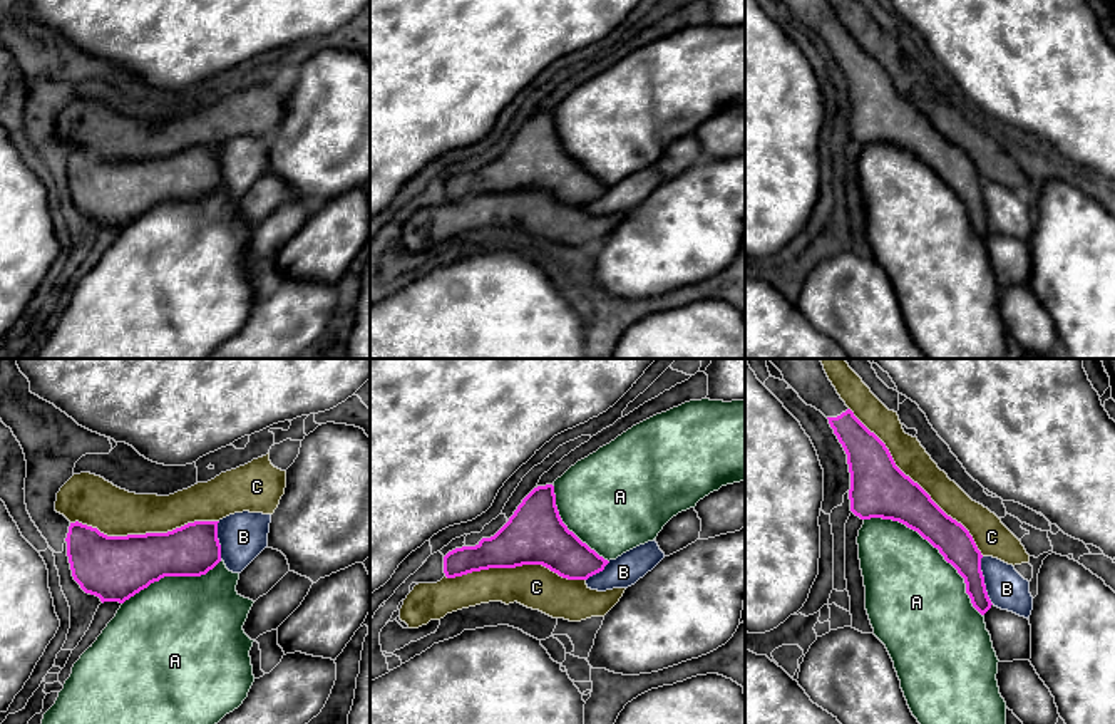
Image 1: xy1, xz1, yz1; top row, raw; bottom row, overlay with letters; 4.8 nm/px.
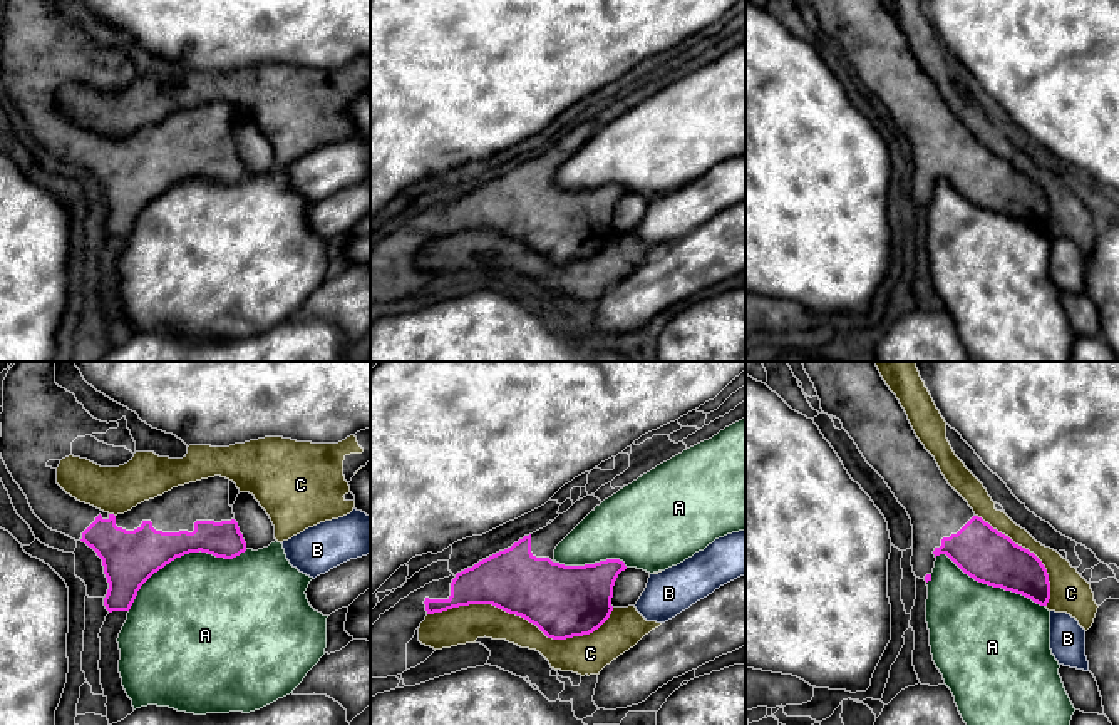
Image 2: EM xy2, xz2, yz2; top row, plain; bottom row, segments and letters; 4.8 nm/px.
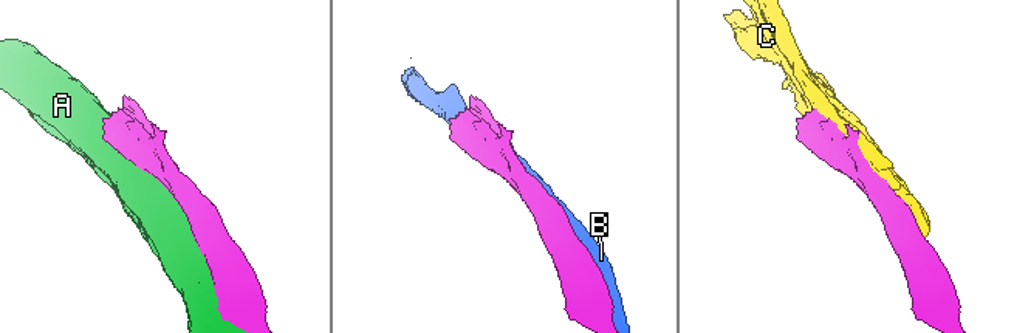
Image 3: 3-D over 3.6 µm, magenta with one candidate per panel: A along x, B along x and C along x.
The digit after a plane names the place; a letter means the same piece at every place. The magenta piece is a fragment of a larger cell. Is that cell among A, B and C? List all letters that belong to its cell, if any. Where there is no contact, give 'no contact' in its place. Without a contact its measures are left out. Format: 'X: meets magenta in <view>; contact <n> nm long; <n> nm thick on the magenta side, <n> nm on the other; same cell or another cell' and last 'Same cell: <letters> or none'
A: meets magenta in yz1; contact 750 nm long; 200 nm thick on the magenta side, 460 nm on the other; another cell
B: meets magenta in yz1; contact 240 nm long; 170 nm thick on the magenta side, 190 nm on the other; another cell
C: meets magenta in xz2; contact 900 nm long; 340 nm thick on the magenta side, 170 nm on the other; another cell
Same cell: none

